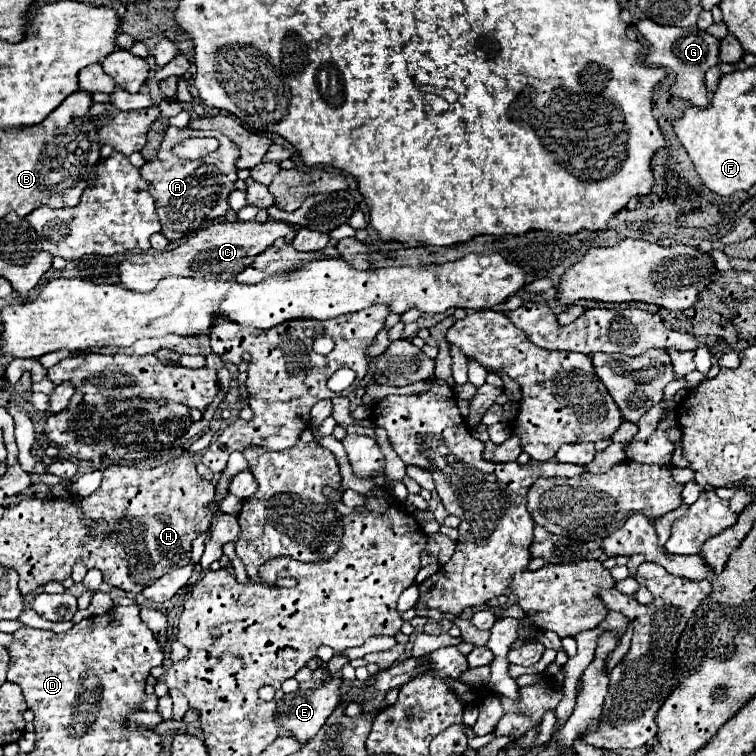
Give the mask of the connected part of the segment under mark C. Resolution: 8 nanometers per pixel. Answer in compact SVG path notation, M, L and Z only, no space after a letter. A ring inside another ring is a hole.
M277 220L259 222L213 222L211 225L199 229L191 238L177 246L175 250L161 252L157 256L151 254L133 254L119 264L119 286L135 292L149 292L157 286L161 278L167 276L193 276L205 280L231 280L235 274L251 266L253 258L271 246L277 238L287 236L293 232L293 226Z

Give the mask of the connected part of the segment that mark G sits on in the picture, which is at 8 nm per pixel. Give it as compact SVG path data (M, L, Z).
M649 18L639 20L637 30L643 34L643 38L649 42L649 52L645 56L647 62L667 68L675 74L675 82L671 84L669 92L677 98L683 98L691 102L697 108L709 106L707 100L707 88L705 88L705 72L719 62L719 40L707 34L705 30L699 30L697 26L691 28L679 28L679 26L661 26Z

